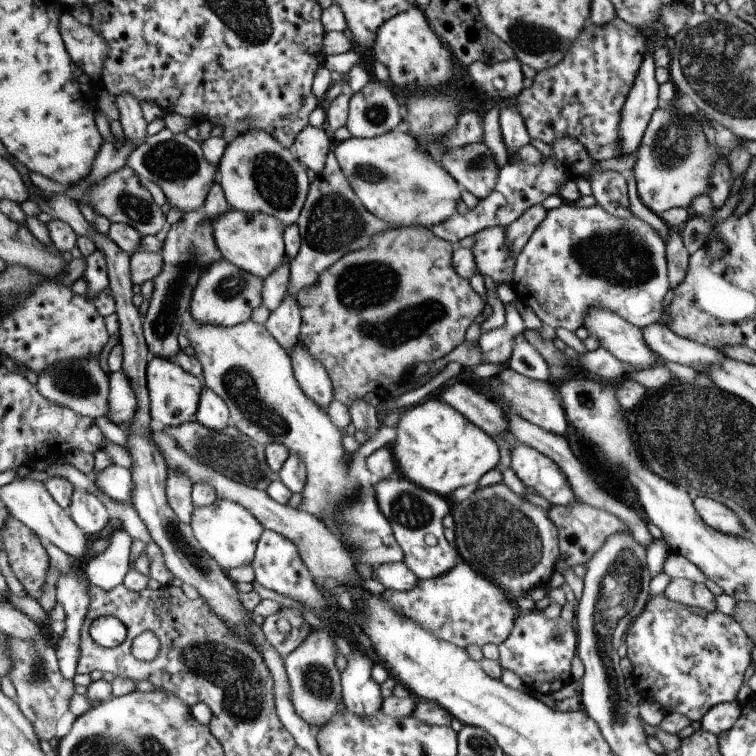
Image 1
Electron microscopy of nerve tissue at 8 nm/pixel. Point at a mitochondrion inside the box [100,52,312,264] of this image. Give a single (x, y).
(274, 181)

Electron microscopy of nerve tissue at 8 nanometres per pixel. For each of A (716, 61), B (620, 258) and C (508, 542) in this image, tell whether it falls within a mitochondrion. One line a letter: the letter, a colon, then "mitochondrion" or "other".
A: mitochondrion
B: mitochondrion
C: mitochondrion

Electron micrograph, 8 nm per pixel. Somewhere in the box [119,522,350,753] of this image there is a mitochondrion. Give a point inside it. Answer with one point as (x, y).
(229, 673)

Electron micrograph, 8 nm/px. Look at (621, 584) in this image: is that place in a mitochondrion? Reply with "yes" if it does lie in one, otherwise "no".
yes

